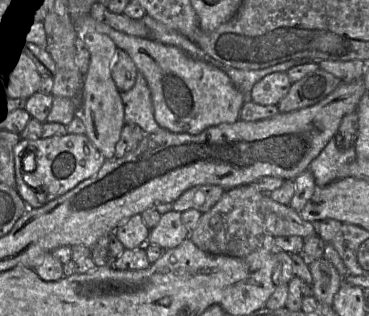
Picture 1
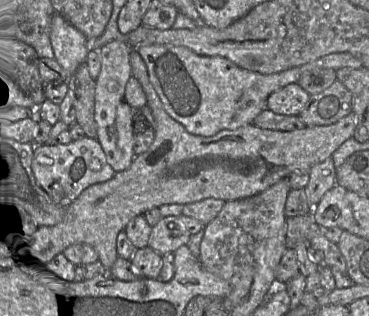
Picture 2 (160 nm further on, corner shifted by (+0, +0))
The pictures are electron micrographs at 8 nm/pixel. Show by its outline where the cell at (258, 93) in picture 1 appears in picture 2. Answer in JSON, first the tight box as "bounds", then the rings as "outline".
{"bounds":[266,83,310,116],"outline":[[[291,83],[269,95],[266,108],[275,114],[299,116],[310,95],[296,83]]]}

